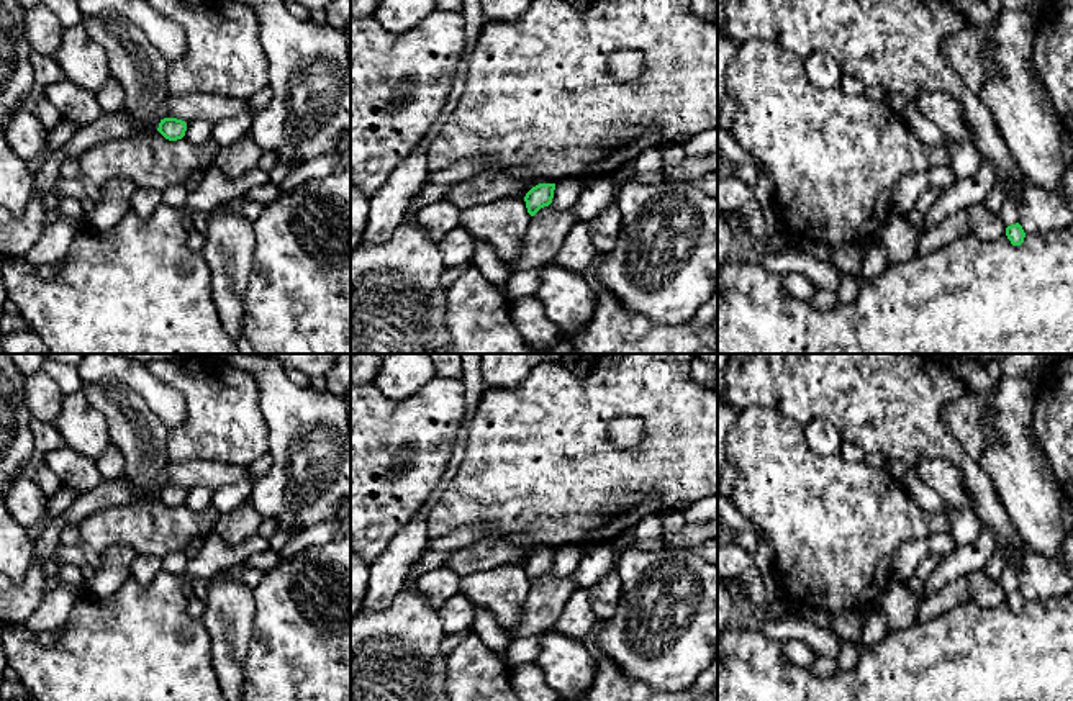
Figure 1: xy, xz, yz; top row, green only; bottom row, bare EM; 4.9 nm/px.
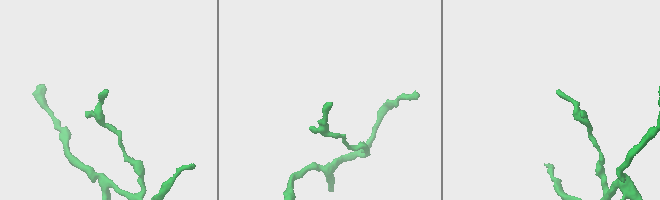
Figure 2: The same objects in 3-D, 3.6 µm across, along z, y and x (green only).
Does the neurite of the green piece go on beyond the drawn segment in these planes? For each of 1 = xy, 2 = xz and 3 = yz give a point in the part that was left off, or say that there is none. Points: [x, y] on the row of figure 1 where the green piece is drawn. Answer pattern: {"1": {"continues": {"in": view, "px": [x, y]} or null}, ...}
{"1": {"continues": null}, "2": {"continues": null}, "3": {"continues": null}}

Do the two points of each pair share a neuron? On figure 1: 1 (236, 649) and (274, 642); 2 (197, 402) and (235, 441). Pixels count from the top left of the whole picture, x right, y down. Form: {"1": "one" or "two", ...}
{"1": "two", "2": "one"}

